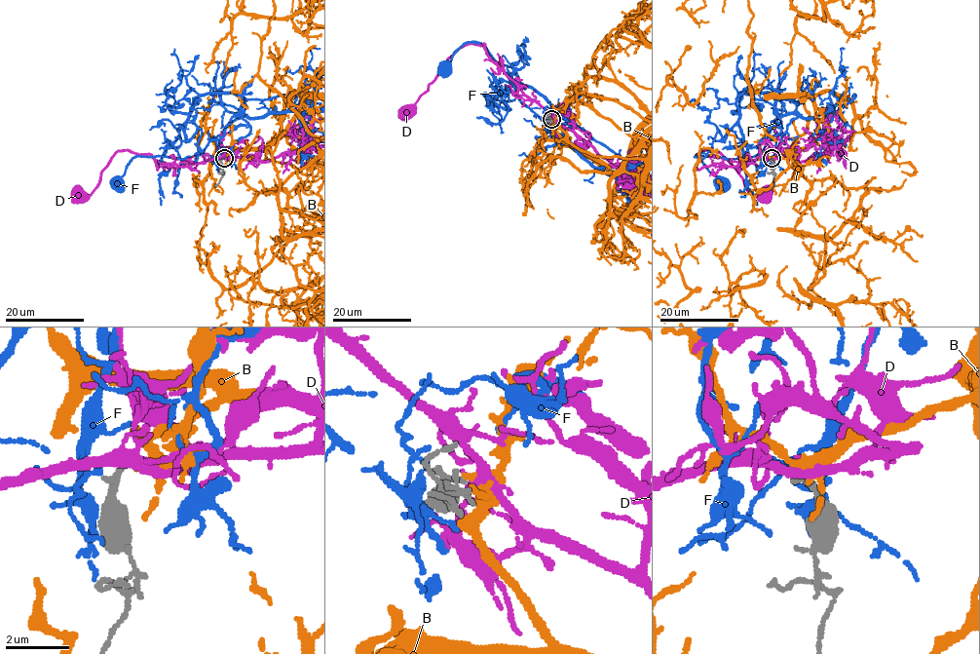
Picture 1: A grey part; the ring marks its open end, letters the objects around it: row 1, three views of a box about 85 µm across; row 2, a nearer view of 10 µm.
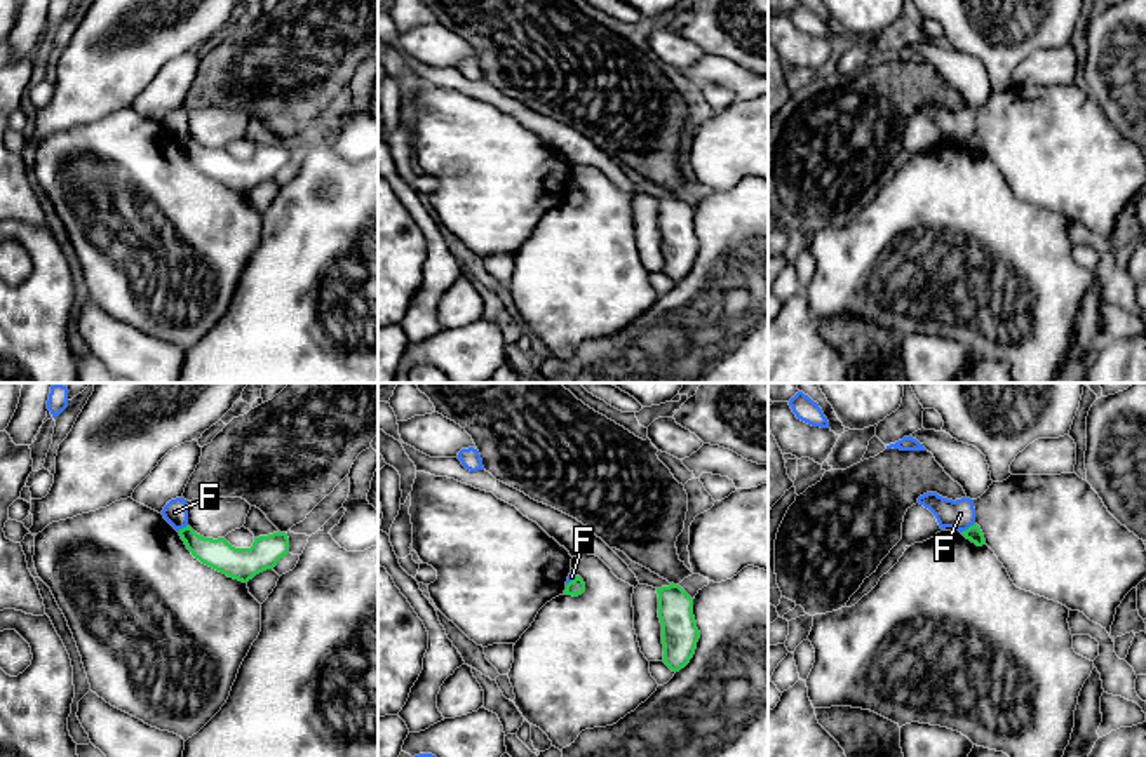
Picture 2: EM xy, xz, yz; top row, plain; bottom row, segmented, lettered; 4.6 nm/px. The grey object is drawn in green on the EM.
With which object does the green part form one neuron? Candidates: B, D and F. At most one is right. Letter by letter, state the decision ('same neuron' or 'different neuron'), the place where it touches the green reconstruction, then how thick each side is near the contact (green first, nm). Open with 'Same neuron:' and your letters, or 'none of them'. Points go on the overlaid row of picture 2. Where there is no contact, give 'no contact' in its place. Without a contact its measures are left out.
Same neuron: D
B: different neuron; no contact
D: same neuron; no contact
F: different neuron; contact yz (969, 528); calibres 70 and 140 nm

